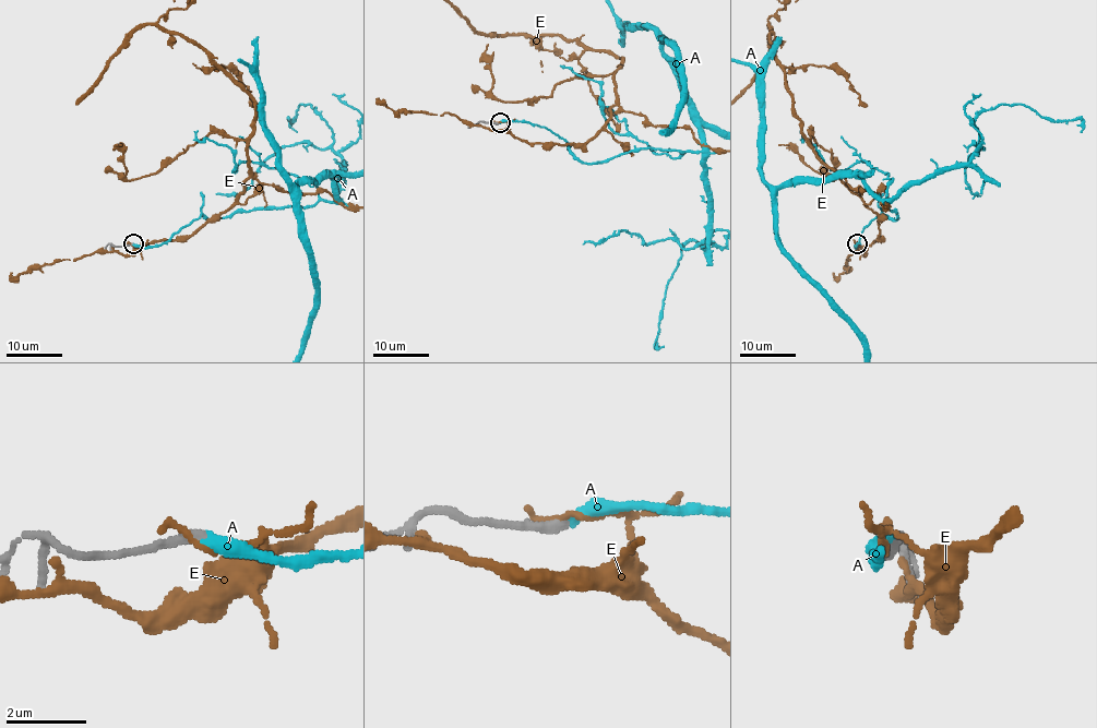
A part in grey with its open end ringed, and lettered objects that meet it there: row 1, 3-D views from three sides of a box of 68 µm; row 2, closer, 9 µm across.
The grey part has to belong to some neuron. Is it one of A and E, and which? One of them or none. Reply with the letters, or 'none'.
A

